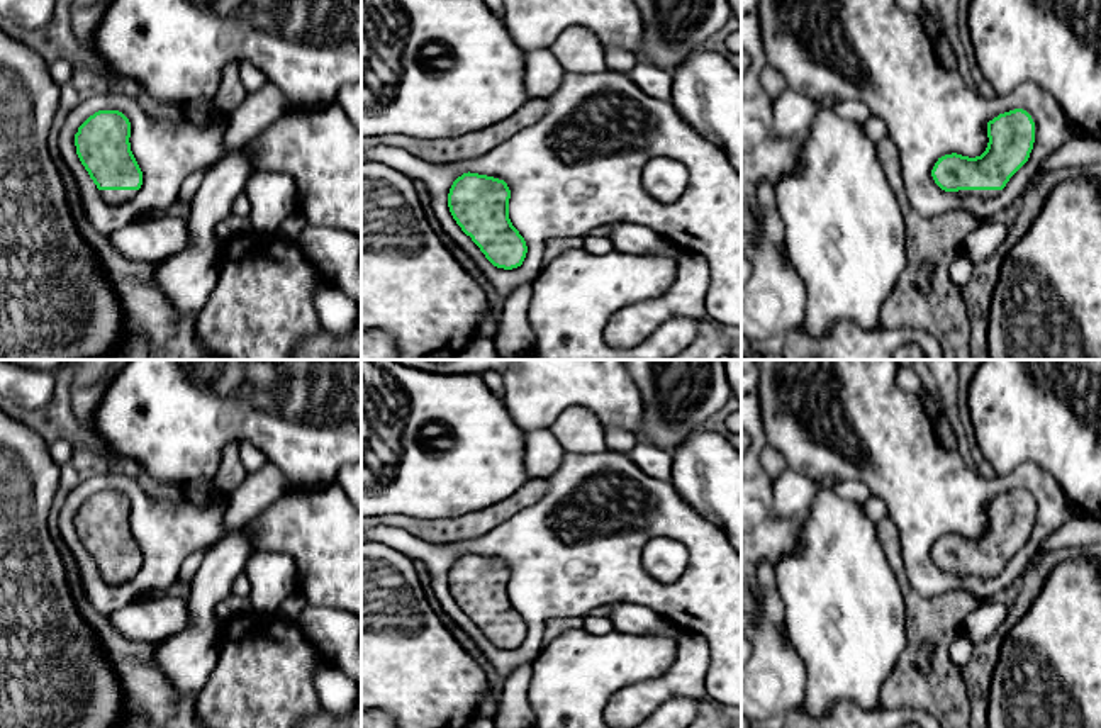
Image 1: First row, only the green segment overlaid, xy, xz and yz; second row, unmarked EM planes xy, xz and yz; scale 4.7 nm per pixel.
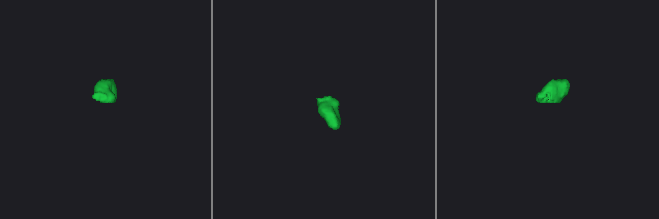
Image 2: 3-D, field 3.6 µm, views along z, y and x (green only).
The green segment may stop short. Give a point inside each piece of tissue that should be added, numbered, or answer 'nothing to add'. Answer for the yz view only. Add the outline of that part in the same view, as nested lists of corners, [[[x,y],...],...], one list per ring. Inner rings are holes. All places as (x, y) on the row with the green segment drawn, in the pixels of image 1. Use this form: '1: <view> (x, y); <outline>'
1: yz (961, 192); [[[958,190],[962,197],[996,197],[1001,190]]]

